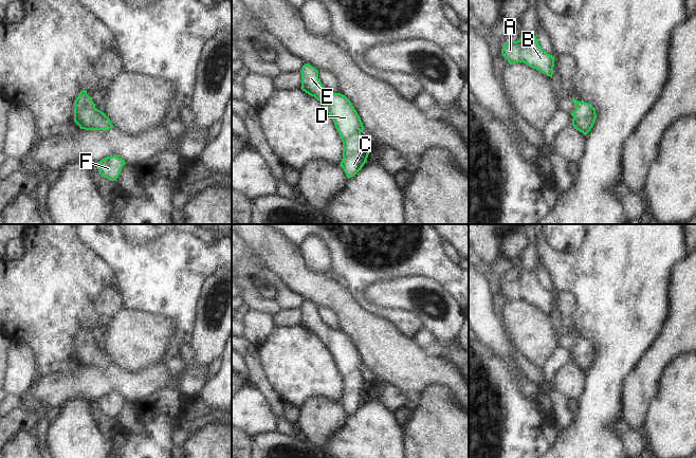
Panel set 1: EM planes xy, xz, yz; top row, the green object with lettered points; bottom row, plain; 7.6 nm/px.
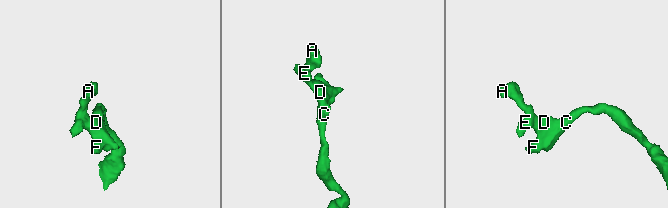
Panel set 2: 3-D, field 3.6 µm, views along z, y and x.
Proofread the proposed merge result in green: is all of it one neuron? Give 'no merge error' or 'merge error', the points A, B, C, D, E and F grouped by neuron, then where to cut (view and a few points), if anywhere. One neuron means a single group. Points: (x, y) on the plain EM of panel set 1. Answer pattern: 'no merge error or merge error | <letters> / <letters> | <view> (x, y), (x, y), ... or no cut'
no merge error | A B C D E F | no cut

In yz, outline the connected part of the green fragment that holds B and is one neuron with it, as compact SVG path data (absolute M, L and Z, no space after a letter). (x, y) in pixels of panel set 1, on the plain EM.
M523 270L517 278L508 278L501 286L501 292L510 301L524 299L537 308L552 314L554 293L545 289L534 271Z

